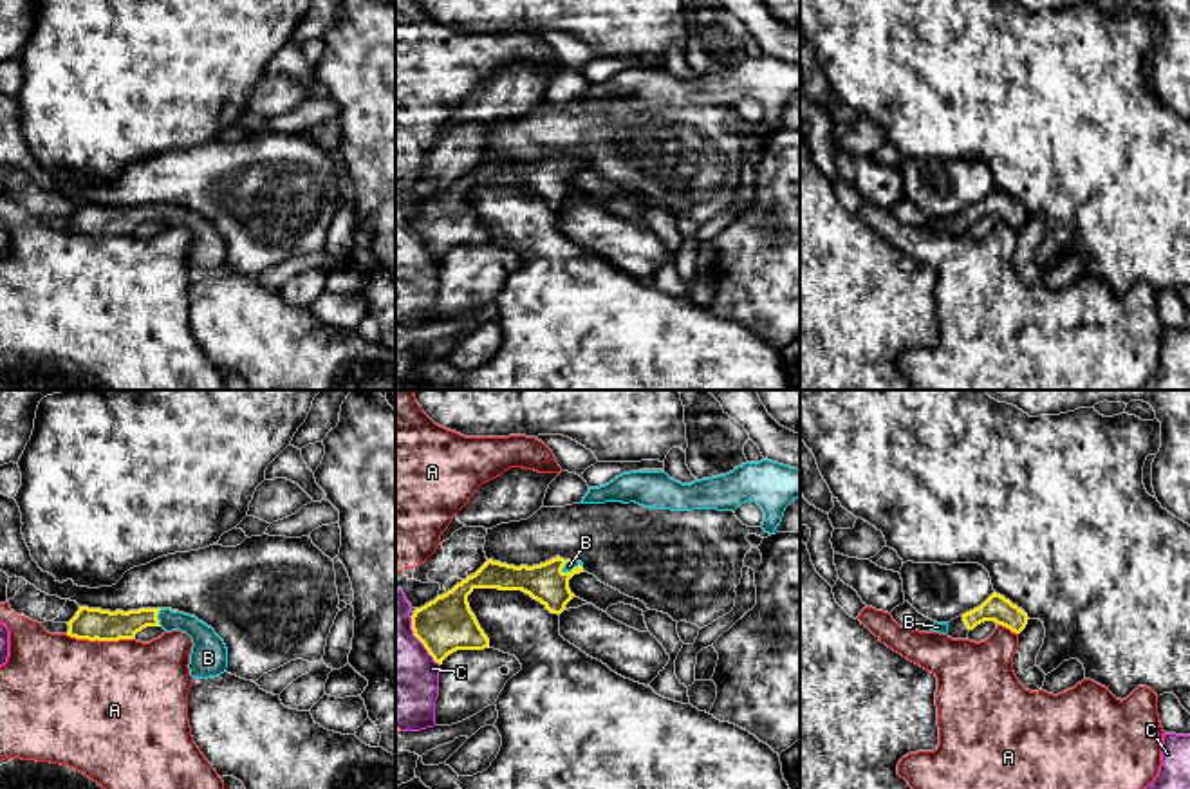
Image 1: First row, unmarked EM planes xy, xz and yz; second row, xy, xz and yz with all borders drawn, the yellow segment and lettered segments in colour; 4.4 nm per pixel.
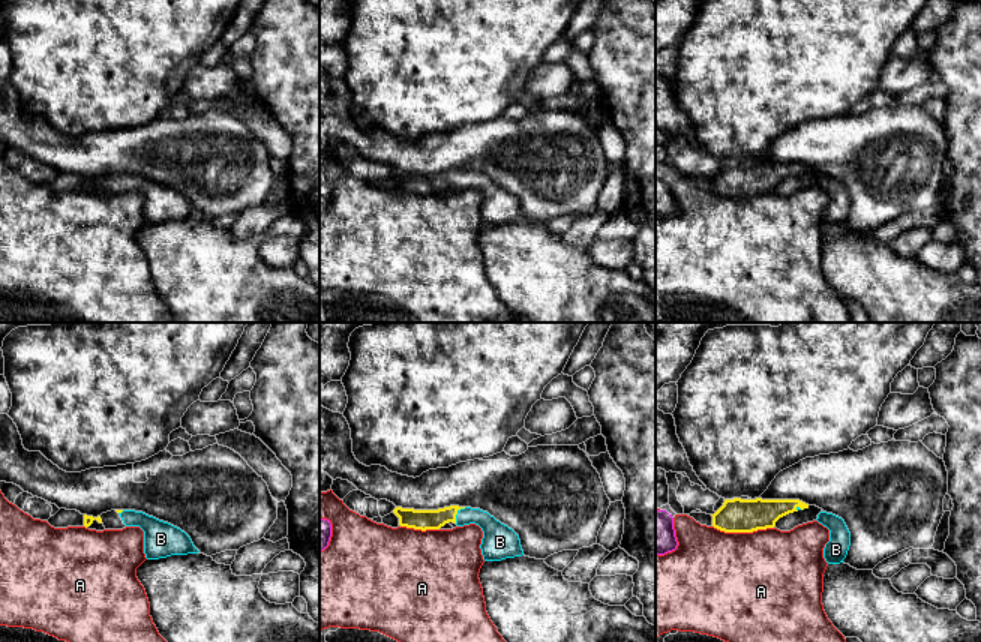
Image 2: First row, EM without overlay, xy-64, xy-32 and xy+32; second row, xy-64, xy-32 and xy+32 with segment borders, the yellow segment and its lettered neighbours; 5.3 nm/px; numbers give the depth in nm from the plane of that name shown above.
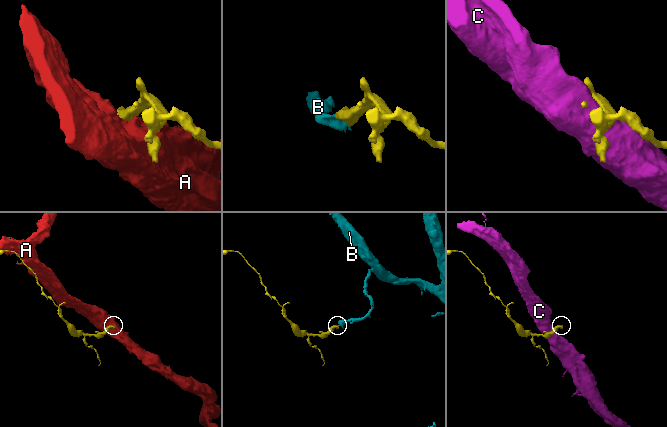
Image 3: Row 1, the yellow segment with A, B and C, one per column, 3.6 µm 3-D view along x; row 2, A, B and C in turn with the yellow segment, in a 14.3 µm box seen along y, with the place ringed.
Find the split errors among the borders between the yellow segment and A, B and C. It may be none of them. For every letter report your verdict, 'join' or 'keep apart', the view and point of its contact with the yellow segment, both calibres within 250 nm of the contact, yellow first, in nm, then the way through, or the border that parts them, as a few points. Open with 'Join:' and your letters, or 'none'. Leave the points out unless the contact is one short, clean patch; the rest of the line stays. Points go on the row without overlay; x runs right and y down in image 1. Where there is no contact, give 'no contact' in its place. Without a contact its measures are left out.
Join: B
A: keep apart; meets yellow in xy at (100, 235); 140 nm thick on the yellow side, 500 nm on the other
B: join; meets yellow in xy at (156, 213); 140 nm thick on the yellow side, 120 nm on the other; runs through xy (103, 221), (156, 213), (185, 217), (204, 235)
C: keep apart; meets yellow in xz at (419, 235); 260 nm thick on the yellow side, 380 nm on the other

